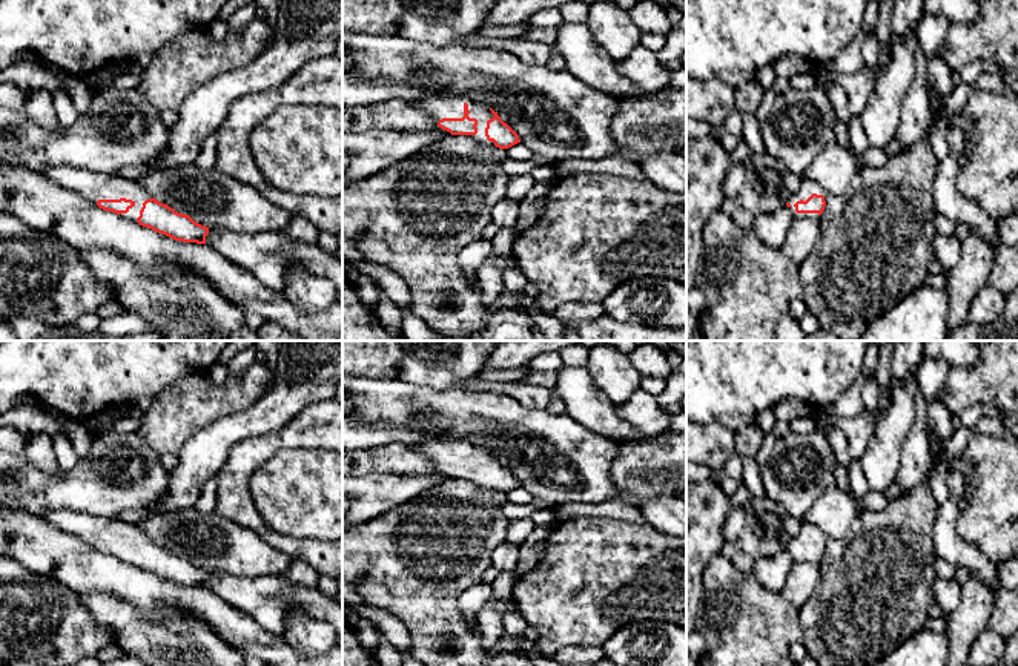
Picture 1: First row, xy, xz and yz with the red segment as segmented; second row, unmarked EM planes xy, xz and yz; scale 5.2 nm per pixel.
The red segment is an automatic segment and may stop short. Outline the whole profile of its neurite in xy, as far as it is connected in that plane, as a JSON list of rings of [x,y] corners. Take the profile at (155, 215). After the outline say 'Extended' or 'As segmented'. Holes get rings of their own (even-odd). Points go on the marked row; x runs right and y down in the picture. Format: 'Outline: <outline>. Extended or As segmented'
Outline: [[[69,166],[46,167],[38,173],[58,187],[72,190],[127,221],[138,223],[175,241],[206,244],[209,227],[157,201],[138,181]]]. Extended

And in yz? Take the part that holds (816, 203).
Outline: [[[803,176],[794,193],[788,195],[786,206],[794,218],[820,221],[828,193],[812,180]]]. Extended

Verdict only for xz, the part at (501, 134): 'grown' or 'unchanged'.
grown

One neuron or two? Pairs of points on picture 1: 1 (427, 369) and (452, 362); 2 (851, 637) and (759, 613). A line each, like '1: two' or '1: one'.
1: one
2: two

